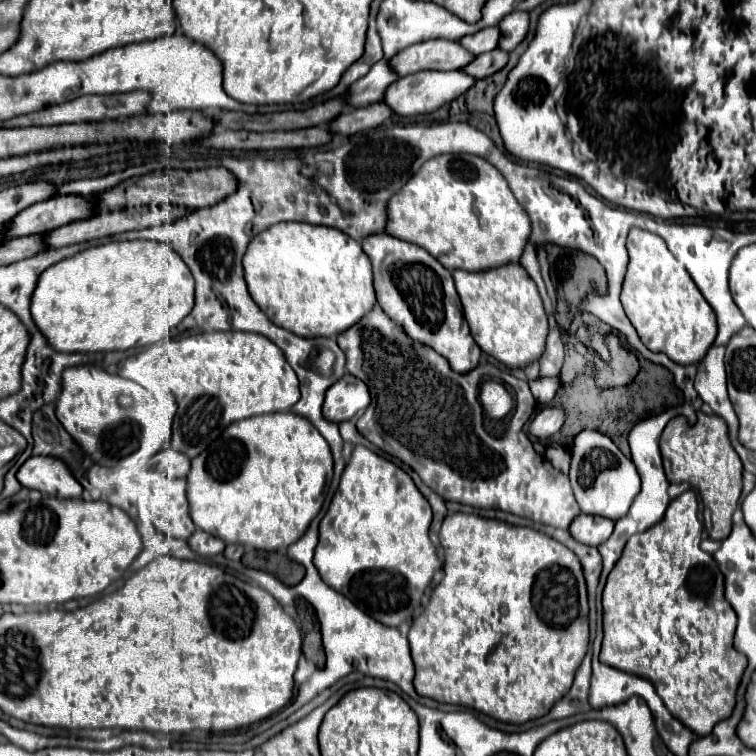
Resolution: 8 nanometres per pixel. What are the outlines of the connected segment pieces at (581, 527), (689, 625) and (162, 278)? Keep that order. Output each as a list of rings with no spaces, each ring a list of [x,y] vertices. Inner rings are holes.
[[[580,514],[572,520],[570,524],[570,534],[574,540],[588,544],[588,546],[600,546],[606,542],[614,530],[614,522],[602,516],[590,516],[590,514]]]
[[[692,490],[674,498],[666,516],[656,526],[628,540],[628,546],[624,548],[620,562],[616,562],[616,570],[608,574],[602,592],[604,640],[600,660],[612,668],[650,680],[670,714],[696,736],[706,736],[716,722],[730,716],[746,658],[732,646],[736,614],[724,598],[724,576],[716,566],[714,578],[714,558],[700,550],[700,540],[702,524],[698,522],[698,502]]]
[[[132,240],[132,242],[100,244],[100,246],[88,248],[88,250],[82,250],[70,258],[64,258],[58,264],[52,264],[50,268],[46,268],[38,278],[36,292],[32,292],[30,314],[32,314],[32,320],[36,322],[38,330],[48,340],[48,344],[58,352],[68,352],[68,354],[70,352],[112,352],[112,350],[128,350],[134,346],[148,346],[148,344],[162,340],[170,328],[174,328],[176,324],[182,322],[182,318],[188,316],[192,306],[194,306],[194,278],[192,278],[188,266],[184,264],[184,260],[172,250],[172,246],[162,244],[162,242],[150,242],[150,240]]]

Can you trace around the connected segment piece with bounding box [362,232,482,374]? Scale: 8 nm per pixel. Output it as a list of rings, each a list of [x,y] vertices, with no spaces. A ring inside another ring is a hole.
[[[384,232],[364,238],[362,250],[372,264],[374,290],[380,308],[396,324],[400,324],[410,338],[442,354],[458,374],[468,374],[474,370],[480,362],[482,350],[472,340],[470,332],[462,332],[462,304],[458,300],[450,270],[446,270],[424,248],[392,238]]]

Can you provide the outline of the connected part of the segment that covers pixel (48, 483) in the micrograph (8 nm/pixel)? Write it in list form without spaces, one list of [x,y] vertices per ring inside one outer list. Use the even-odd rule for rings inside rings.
[[[32,456],[18,470],[18,480],[26,488],[48,492],[58,498],[80,498],[82,486],[58,458]]]

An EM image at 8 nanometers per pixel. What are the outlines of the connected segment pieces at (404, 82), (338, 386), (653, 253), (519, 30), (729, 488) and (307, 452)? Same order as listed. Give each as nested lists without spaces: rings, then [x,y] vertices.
[[[458,70],[452,72],[424,72],[424,74],[410,74],[404,78],[398,78],[388,86],[384,92],[382,102],[388,104],[388,108],[398,114],[398,116],[416,116],[416,114],[428,114],[444,106],[446,102],[452,102],[458,98],[462,92],[466,92],[476,80],[470,78],[468,74],[462,74]]]
[[[344,374],[338,382],[334,382],[324,398],[322,414],[330,422],[344,422],[350,420],[356,412],[364,410],[370,404],[370,394],[368,388],[362,380]]]
[[[632,228],[626,242],[630,262],[622,284],[622,306],[644,346],[664,352],[678,364],[696,364],[716,338],[716,316],[686,268],[670,254],[666,242],[646,230]]]
[[[508,14],[504,22],[500,22],[500,48],[504,52],[512,52],[528,32],[528,14]]]
[[[698,412],[696,424],[690,426],[684,416],[676,416],[664,428],[660,450],[666,478],[672,484],[688,482],[690,486],[698,488],[700,496],[704,498],[704,528],[708,536],[718,542],[728,538],[732,530],[732,514],[742,494],[742,462],[730,446],[726,422],[718,416]]]
[[[274,412],[252,416],[230,424],[202,454],[192,460],[188,474],[190,518],[196,528],[224,538],[226,544],[252,546],[256,550],[288,548],[296,542],[324,504],[326,474],[332,472],[332,454],[328,442],[302,416],[294,412]]]

